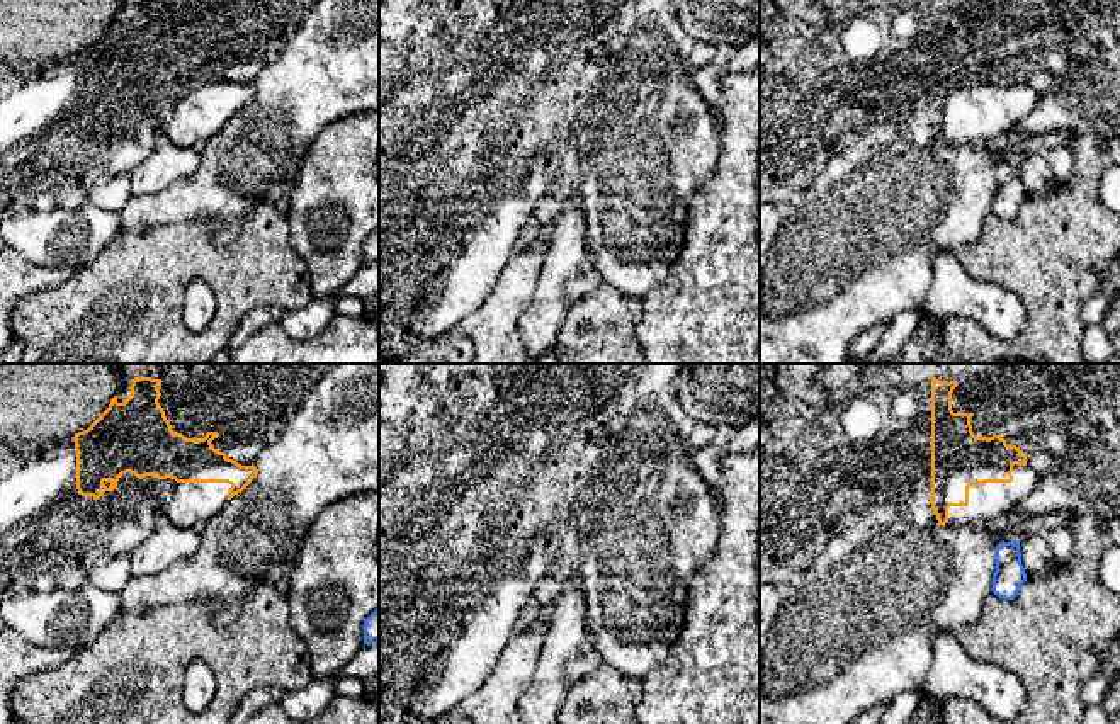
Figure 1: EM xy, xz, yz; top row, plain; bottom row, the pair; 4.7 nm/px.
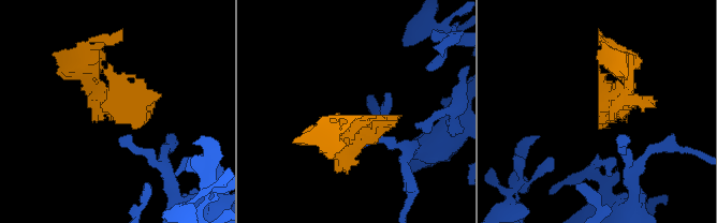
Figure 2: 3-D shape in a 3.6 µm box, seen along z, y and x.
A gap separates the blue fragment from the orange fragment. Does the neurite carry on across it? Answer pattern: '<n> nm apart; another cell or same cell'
240 nm apart; another cell

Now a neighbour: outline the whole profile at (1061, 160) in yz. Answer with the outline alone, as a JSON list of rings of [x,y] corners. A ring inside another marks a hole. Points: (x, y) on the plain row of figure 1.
[[[1067,146],[1054,148],[1047,151],[1044,156],[1059,182],[1071,180],[1074,170],[1074,155],[1071,148]]]

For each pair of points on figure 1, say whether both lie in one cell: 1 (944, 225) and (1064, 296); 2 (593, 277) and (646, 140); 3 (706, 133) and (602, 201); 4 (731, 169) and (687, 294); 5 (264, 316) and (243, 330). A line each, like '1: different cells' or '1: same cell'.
1: different cells
2: different cells
3: same cell
4: same cell
5: same cell

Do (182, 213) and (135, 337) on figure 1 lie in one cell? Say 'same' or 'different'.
different

